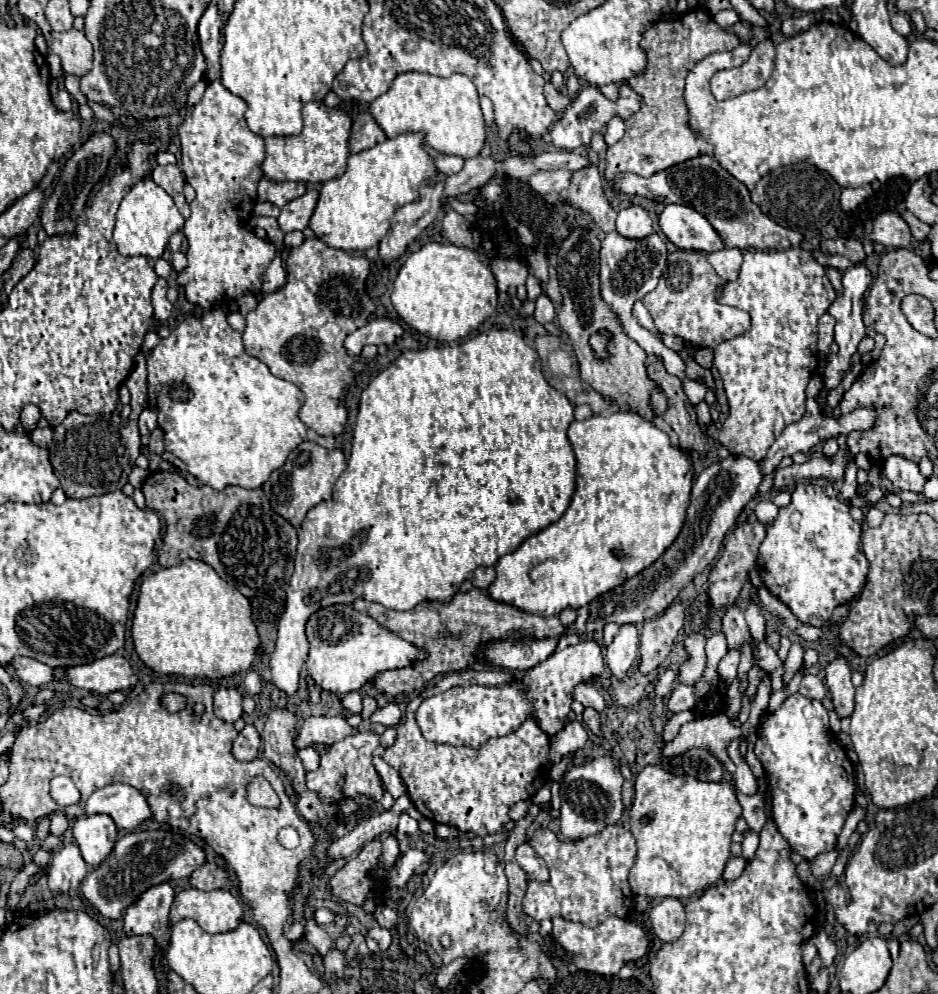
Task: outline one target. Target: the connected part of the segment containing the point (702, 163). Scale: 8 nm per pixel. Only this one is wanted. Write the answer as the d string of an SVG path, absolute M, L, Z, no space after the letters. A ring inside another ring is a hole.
M698 156L696 160L686 160L684 164L678 164L676 168L656 172L648 178L632 174L632 172L618 172L614 174L614 188L628 194L628 196L646 196L656 202L676 202L686 204L700 214L704 214L710 224L724 236L726 248L792 248L798 246L804 240L802 232L794 232L790 228L782 228L774 220L770 220L752 200L748 194L748 188L738 182L734 176L730 176L712 156Z

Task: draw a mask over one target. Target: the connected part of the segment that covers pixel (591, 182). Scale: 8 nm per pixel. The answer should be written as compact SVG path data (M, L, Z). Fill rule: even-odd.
M596 166L582 168L572 176L572 184L566 192L568 200L588 214L596 228L602 232L614 232L616 226L616 210L610 206L604 190L602 190L602 176Z

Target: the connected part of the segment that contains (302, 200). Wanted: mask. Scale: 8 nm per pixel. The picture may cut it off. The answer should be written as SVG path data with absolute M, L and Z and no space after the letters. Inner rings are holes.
M308 190L304 196L288 202L282 206L280 216L278 216L278 226L282 232L292 232L292 230L304 230L308 226L308 220L316 208L318 202L318 192Z

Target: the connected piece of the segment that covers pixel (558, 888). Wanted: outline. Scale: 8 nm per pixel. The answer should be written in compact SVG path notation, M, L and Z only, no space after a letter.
M614 824L596 836L576 842L562 842L550 828L536 828L528 842L546 862L550 880L528 882L528 890L522 900L522 912L526 916L538 922L544 918L564 918L570 922L580 922L588 928L596 928L608 916L626 916L632 910L634 902L628 886L628 872L634 866L636 842L626 828Z

